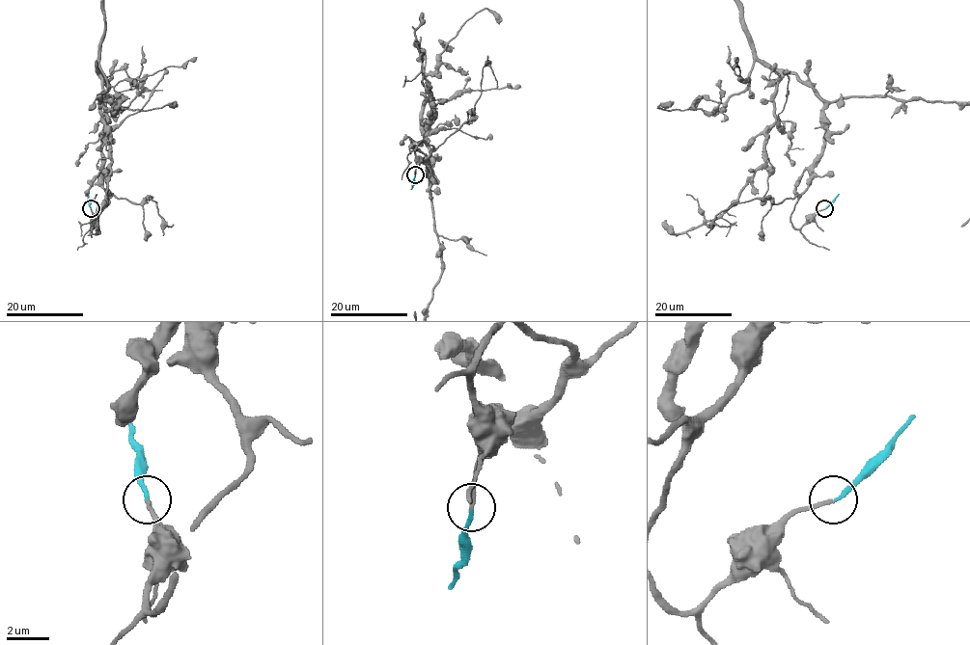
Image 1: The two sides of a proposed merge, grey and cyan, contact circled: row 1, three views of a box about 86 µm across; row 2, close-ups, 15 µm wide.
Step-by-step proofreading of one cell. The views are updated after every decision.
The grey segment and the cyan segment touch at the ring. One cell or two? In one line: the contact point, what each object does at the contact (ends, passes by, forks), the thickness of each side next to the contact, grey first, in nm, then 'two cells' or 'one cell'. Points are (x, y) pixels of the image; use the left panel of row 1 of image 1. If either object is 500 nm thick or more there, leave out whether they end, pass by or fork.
place (91, 208); grey ends; cyan ends; calibres 190 and 190 nm; one cell

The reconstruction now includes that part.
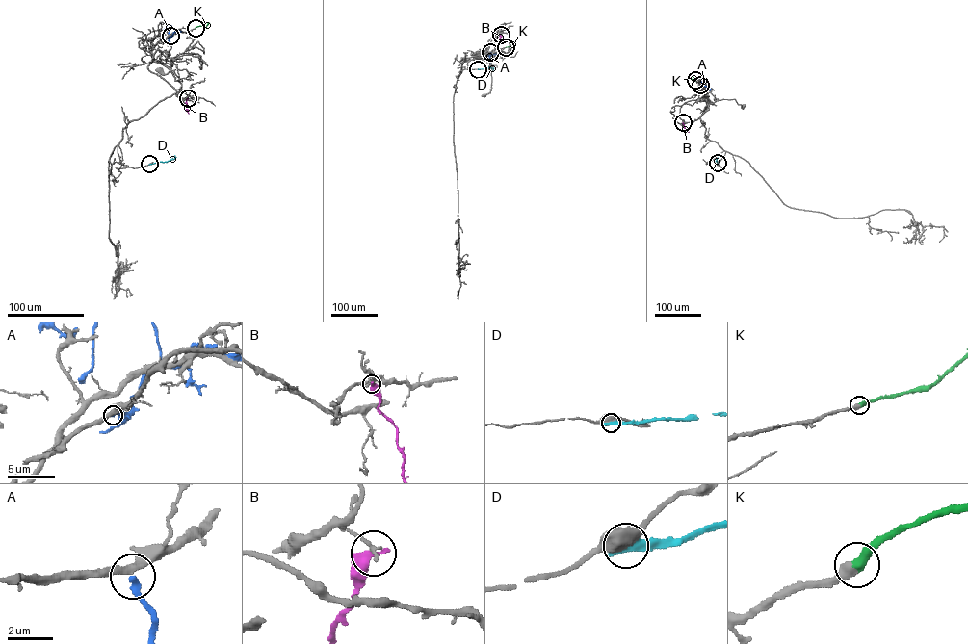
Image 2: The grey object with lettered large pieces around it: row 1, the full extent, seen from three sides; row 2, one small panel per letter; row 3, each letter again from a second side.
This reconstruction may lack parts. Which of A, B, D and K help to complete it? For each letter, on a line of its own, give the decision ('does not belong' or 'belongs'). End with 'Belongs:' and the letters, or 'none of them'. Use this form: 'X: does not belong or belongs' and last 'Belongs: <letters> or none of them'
A: does not belong
B: does not belong
D: does not belong
K: belongs
Belongs: K

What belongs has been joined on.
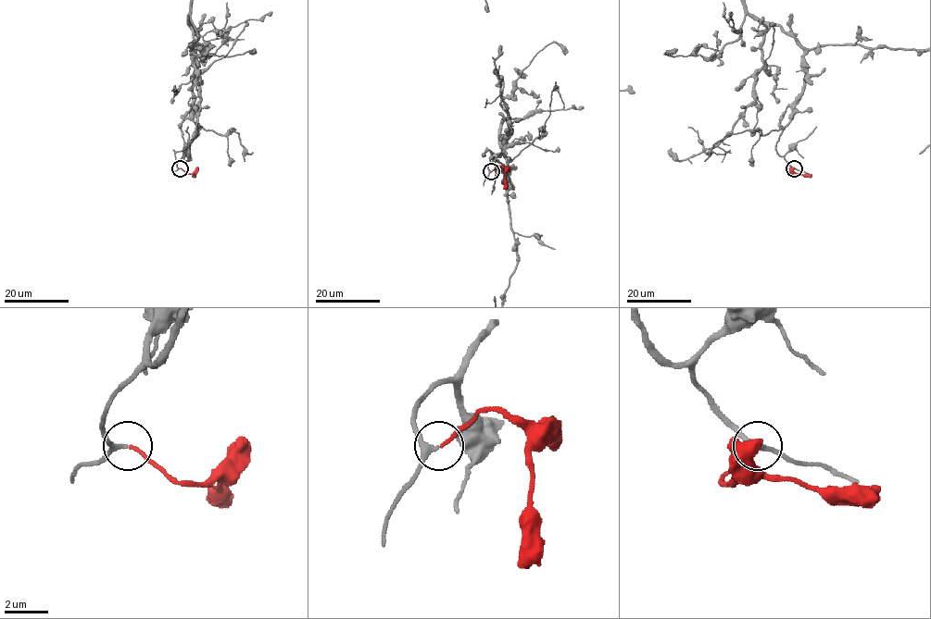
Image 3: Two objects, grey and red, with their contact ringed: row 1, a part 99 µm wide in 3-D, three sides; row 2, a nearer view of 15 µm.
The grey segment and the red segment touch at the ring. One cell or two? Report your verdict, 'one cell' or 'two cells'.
one cell

